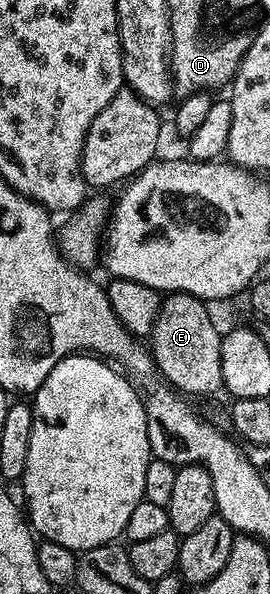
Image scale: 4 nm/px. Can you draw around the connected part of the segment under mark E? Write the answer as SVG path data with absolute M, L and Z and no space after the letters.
M168 294L160 303L158 320L150 335L156 367L169 386L181 395L212 394L223 387L220 340L222 330L212 323L212 314L201 299L189 294Z

